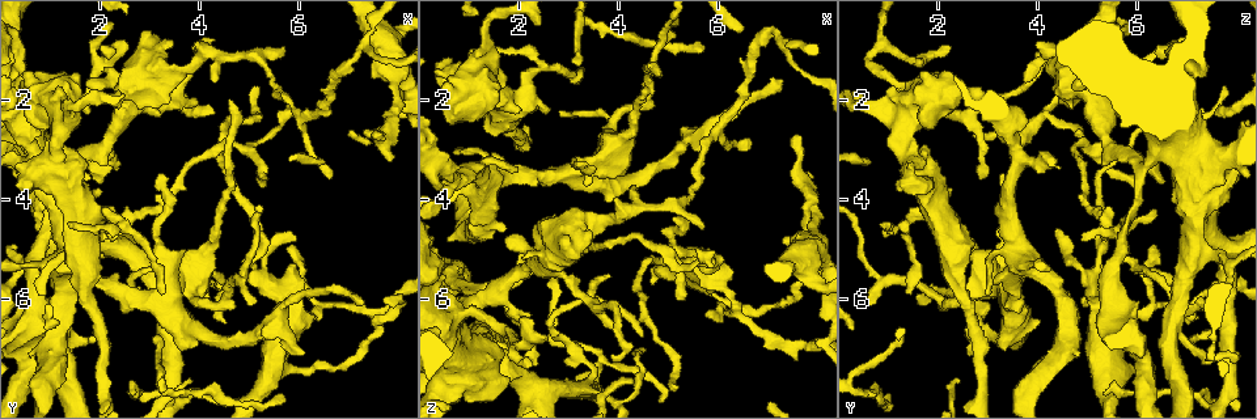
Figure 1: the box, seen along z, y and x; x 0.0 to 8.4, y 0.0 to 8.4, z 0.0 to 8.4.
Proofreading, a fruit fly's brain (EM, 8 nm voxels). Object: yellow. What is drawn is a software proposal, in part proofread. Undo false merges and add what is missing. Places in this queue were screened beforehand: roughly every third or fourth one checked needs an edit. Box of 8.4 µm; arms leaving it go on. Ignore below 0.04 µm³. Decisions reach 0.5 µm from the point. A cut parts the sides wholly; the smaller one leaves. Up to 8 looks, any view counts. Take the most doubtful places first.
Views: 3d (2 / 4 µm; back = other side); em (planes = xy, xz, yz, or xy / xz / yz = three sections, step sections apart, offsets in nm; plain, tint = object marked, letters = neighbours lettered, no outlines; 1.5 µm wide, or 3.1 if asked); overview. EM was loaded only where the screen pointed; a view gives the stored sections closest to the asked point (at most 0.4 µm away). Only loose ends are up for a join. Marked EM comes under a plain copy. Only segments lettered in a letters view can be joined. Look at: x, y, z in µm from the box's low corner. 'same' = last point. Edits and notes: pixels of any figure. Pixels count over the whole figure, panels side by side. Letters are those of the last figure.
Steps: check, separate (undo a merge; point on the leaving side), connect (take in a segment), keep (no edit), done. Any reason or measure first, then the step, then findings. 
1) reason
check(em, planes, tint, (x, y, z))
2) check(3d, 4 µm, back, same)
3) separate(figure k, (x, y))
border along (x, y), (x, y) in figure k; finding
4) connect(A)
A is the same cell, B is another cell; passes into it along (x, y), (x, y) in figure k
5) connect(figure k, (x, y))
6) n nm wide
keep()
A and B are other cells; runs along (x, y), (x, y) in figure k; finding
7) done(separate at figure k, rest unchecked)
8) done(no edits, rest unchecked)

an open end
check(em, planes, tint, (5.20, 1.80, 7.70))

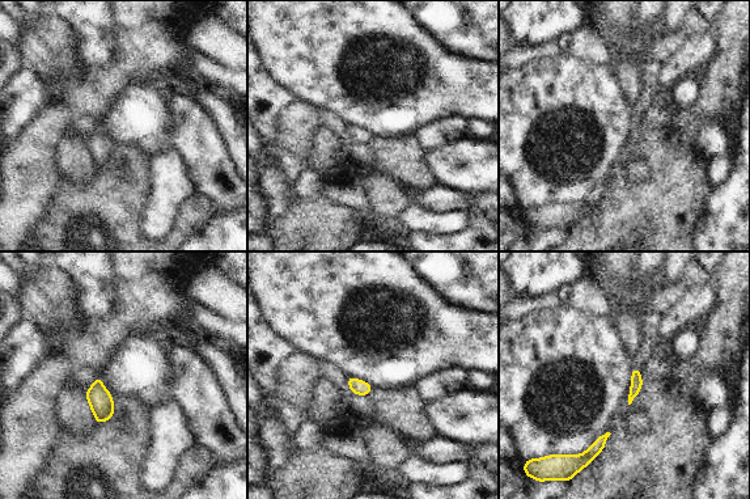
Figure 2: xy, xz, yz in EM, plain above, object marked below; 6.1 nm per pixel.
check(em, planes, letters, same)

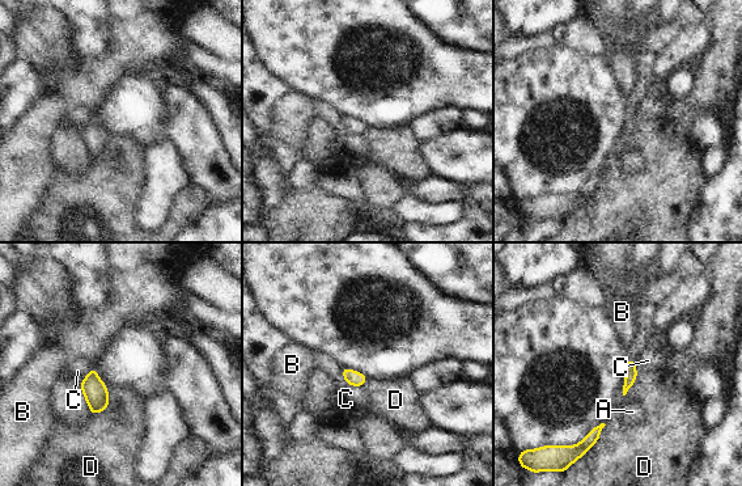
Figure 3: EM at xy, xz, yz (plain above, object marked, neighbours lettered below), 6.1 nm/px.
keep()
A, B, C and D are other cells; border along (636, 363), (637, 376), (623, 396) in figure 3; none of them fits

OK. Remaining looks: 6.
check(3d, 2 µm, (0.70, 5.25, 3.95))

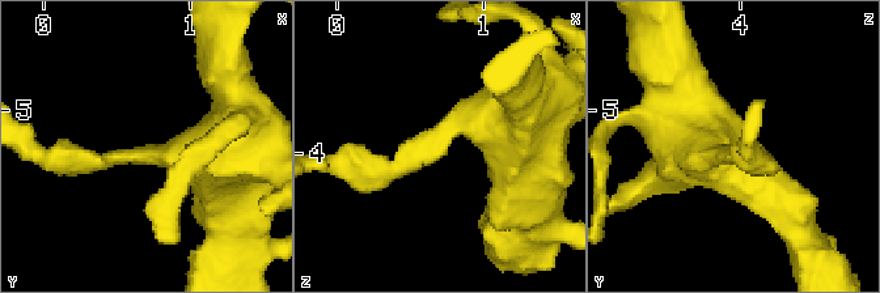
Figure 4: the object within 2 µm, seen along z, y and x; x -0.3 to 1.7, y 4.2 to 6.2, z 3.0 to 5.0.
now the EM
check(em, planes, letters, (0.66, 5.28, 3.96))

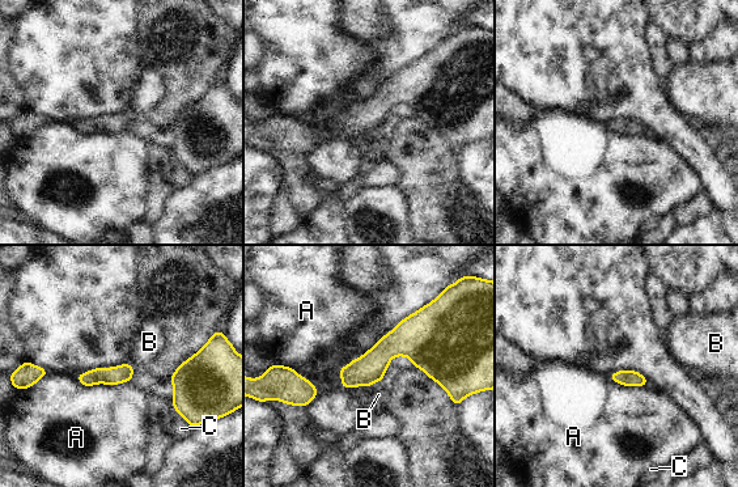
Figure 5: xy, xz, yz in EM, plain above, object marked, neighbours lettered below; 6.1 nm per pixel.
keep()
A, B and C are other cells; one neuron here

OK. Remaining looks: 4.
thick end
check(em, planes, letters, (1.10, 1.75, 1.15))

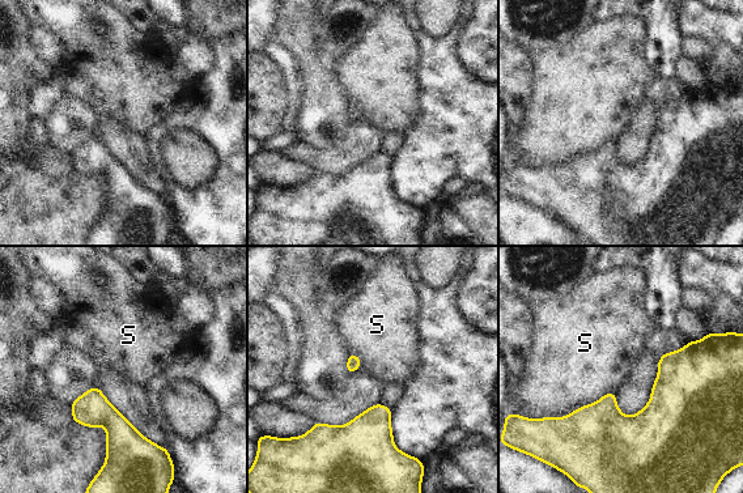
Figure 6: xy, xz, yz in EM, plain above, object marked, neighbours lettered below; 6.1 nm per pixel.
keep()
S is another cell; border along (615, 392), (553, 419) in figure 6; none of them fits

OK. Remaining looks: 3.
done(no edits, rest unchecked)

